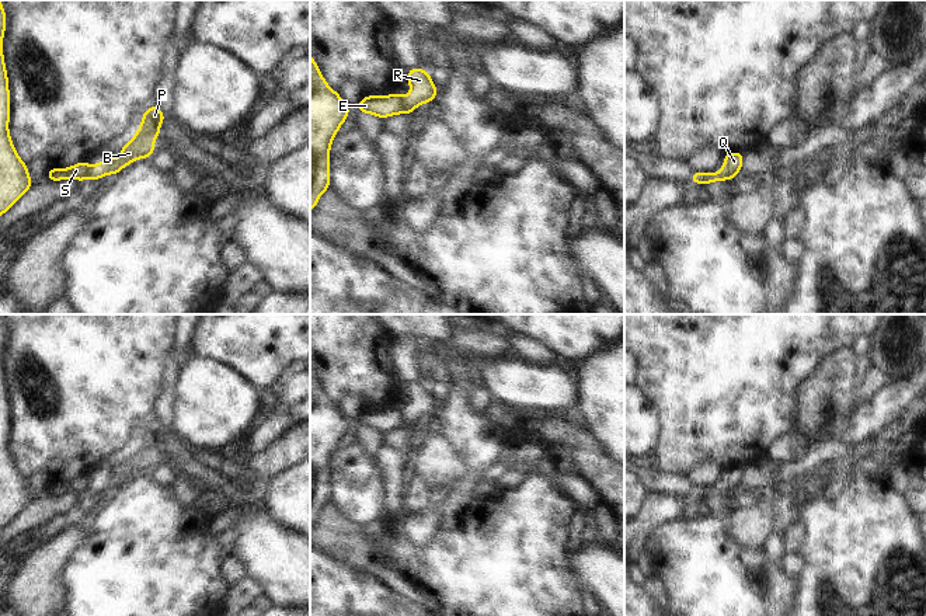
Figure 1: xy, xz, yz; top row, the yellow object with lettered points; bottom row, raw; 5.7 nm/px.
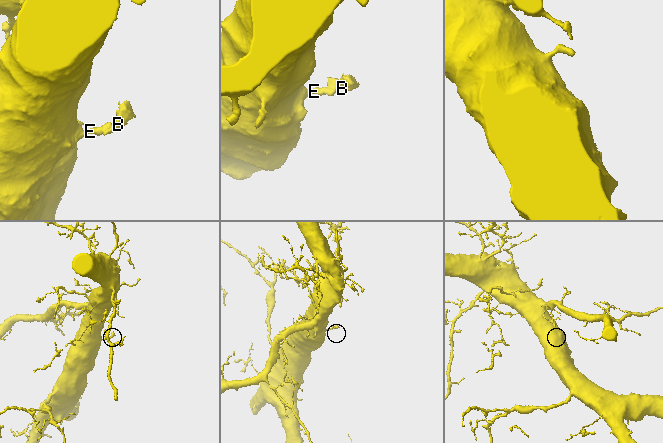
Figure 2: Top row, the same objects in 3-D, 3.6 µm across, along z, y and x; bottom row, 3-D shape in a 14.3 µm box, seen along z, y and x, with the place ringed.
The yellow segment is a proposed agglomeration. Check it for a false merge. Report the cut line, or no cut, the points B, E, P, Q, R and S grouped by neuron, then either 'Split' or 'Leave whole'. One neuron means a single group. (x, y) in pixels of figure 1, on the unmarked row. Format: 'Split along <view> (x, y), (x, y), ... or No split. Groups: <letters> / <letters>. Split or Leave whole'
Split along xz (406, 411), (401, 425). Groups: B P Q R / E S. Split

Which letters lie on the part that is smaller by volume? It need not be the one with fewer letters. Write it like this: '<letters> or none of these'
B, P, Q, R

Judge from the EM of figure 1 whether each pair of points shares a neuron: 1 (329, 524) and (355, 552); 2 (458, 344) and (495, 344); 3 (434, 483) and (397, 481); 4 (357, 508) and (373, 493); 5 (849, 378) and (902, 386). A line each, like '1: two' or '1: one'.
1: one
2: one
3: two
4: one
5: two

